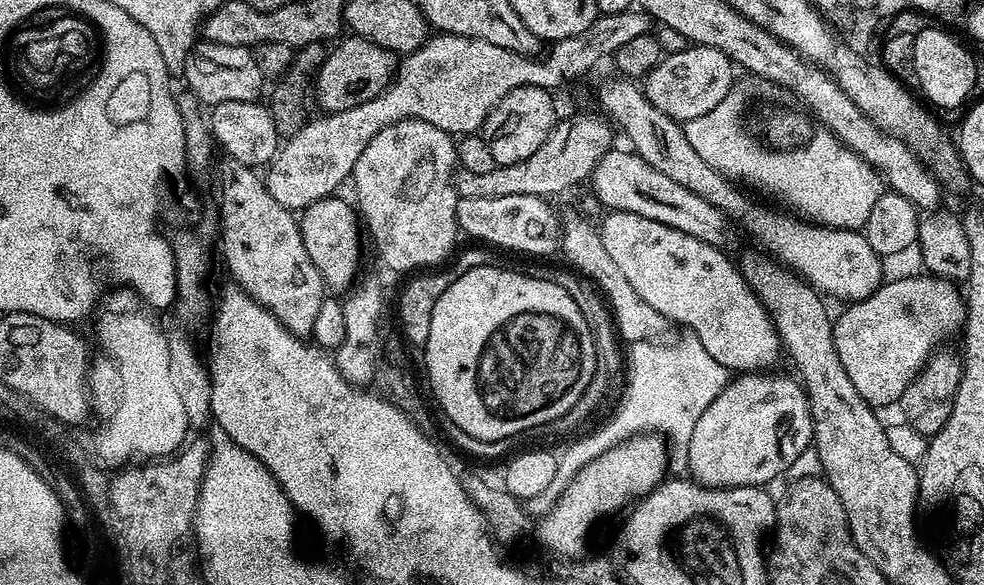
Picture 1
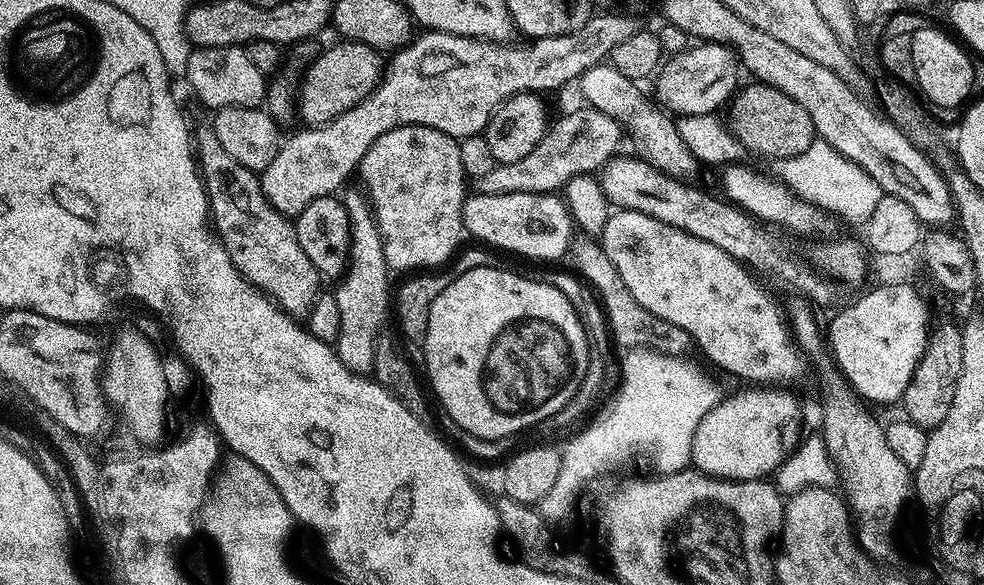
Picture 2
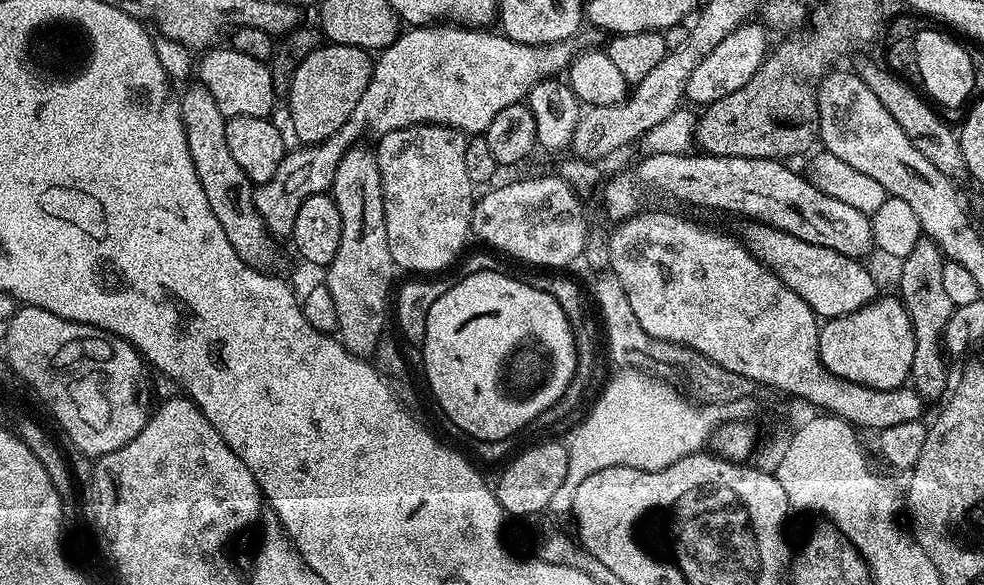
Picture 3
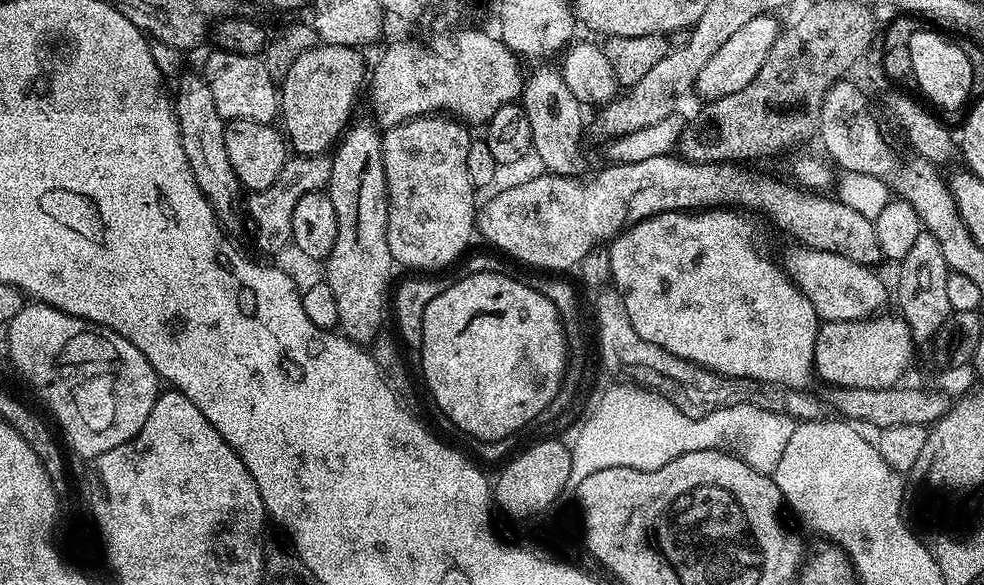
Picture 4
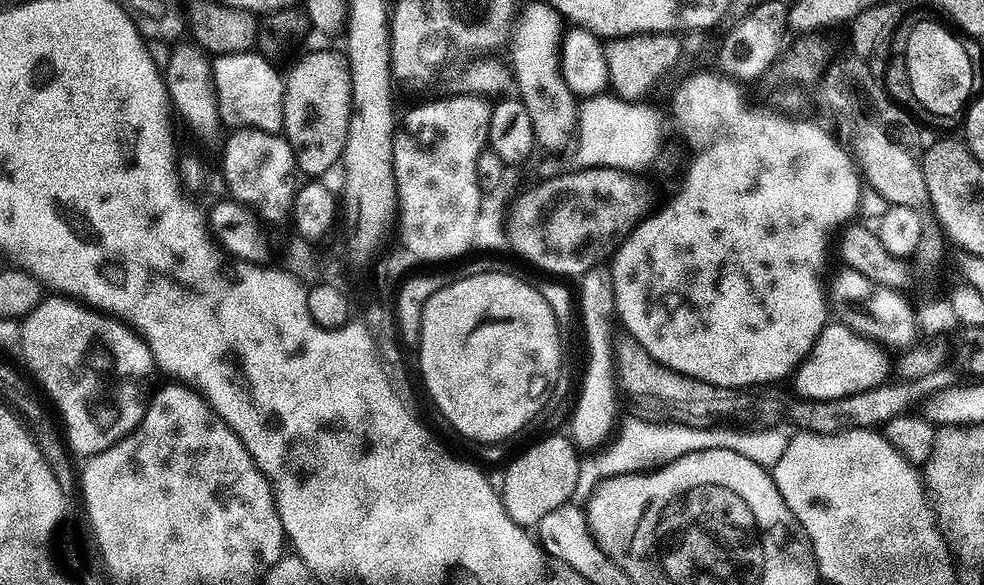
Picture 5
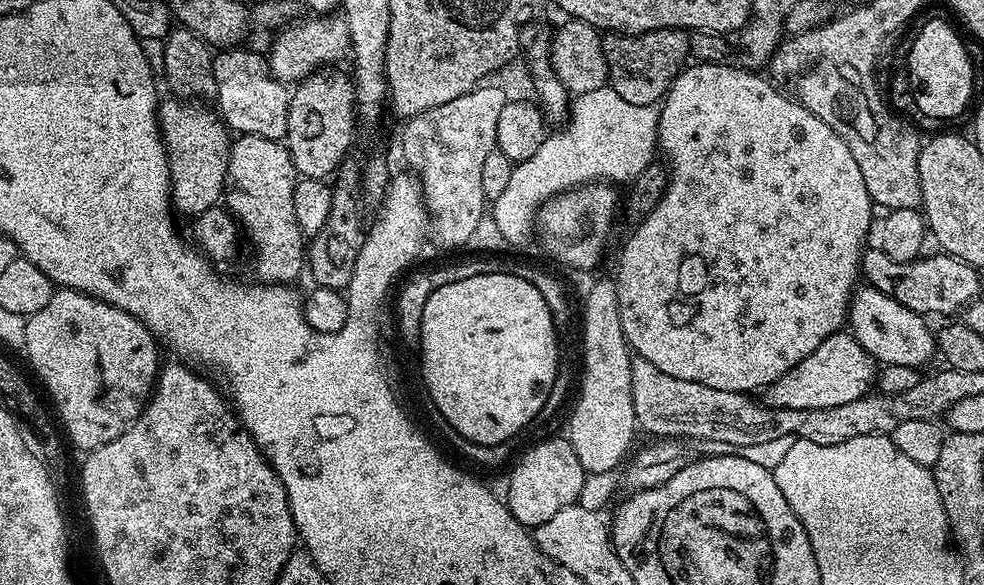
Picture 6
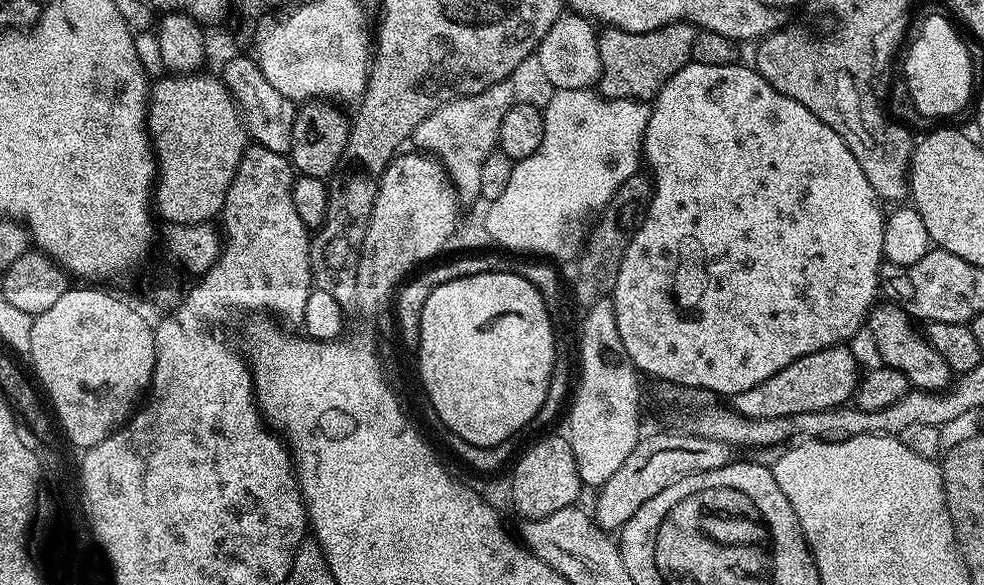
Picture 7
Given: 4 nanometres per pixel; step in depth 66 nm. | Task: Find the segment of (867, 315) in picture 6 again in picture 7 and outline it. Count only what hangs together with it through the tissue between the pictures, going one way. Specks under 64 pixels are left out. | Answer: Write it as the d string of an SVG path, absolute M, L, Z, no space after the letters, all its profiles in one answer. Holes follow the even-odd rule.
M880 302L868 313L866 321L867 331L872 331L872 340L880 351L880 356L885 365L894 370L902 370L906 374L909 385L913 389L922 392L939 392L947 389L954 379L952 368L934 350L934 346L928 344L923 335L916 333L917 325L911 316L892 302Z

